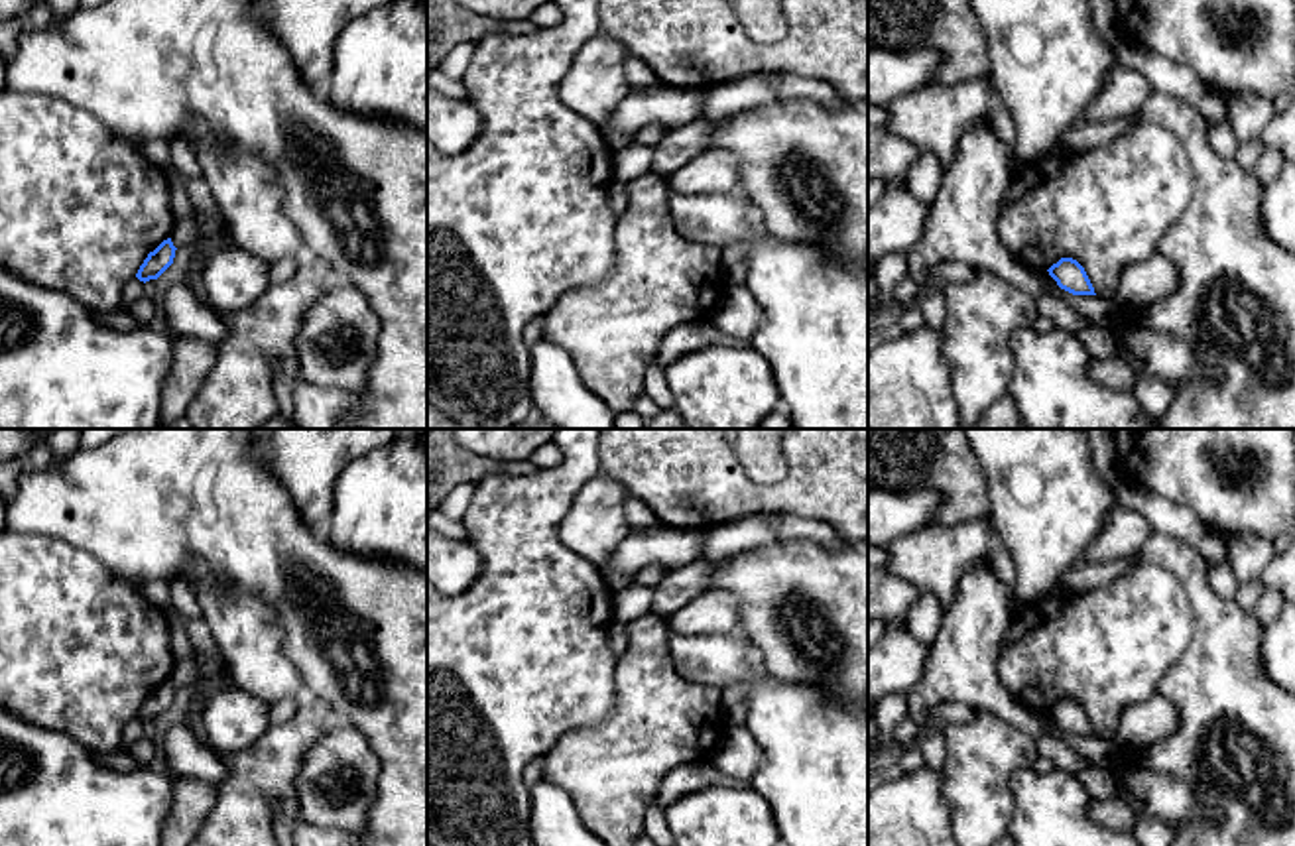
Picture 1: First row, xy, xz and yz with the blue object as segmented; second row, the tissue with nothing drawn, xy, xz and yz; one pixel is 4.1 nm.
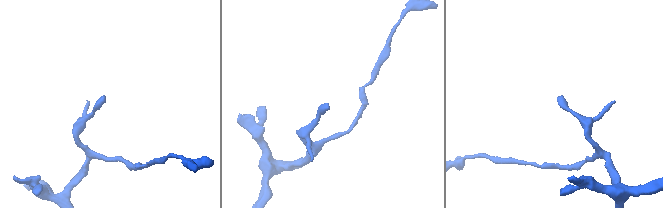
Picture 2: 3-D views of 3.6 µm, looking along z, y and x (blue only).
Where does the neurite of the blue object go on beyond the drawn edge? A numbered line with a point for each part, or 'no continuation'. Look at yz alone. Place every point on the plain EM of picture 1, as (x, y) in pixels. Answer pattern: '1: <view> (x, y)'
no continuation

